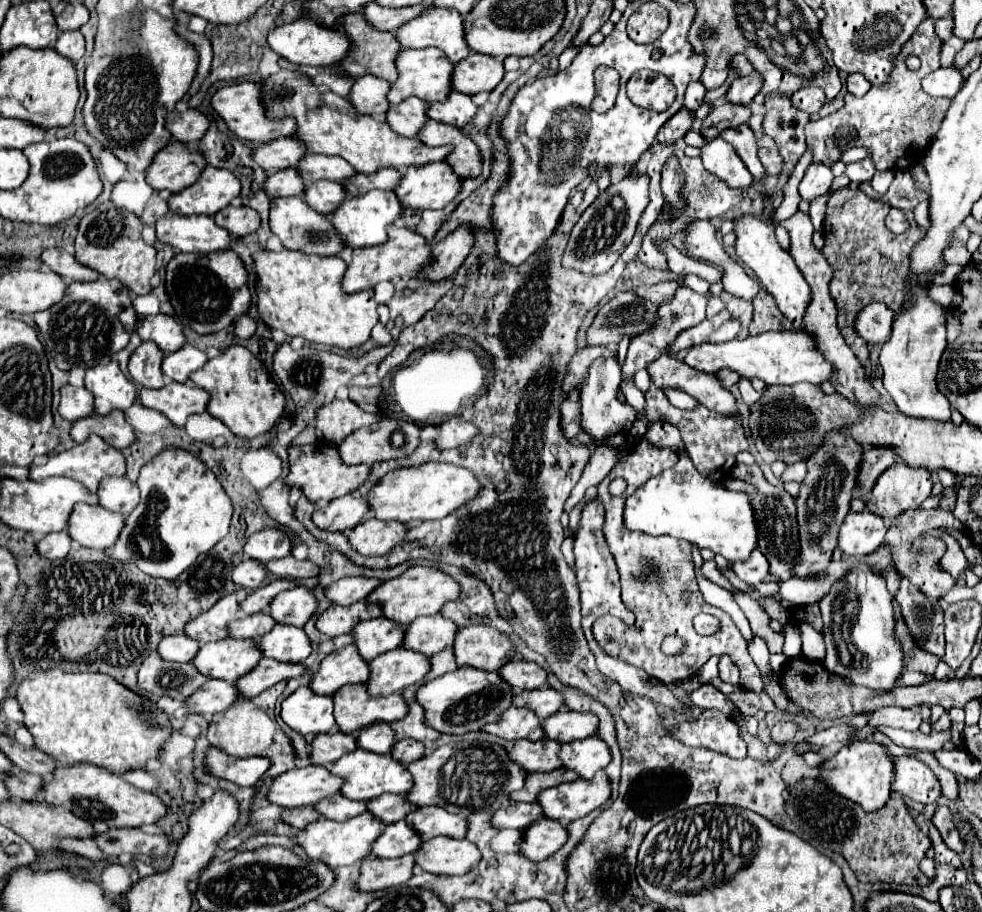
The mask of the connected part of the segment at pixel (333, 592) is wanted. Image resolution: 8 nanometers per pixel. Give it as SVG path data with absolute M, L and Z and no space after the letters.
M363 576L343 578L343 580L337 580L335 584L327 586L325 588L325 596L333 604L351 606L353 602L359 602L367 594L371 594L379 584L381 584L381 580L377 580L377 578L363 578Z

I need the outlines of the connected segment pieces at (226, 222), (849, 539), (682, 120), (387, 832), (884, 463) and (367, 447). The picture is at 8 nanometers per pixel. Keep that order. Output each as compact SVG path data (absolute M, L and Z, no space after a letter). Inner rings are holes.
M227 206L215 214L215 222L221 228L227 228L227 232L231 232L233 238L239 238L259 228L259 214L253 208Z
M851 512L839 528L839 550L853 558L863 558L883 546L885 520L871 512Z
M681 108L675 116L671 116L671 120L667 120L667 124L663 124L663 128L659 130L657 142L675 144L677 140L681 140L685 136L685 132L691 128L691 124L693 124L693 114L687 112L685 108Z
M405 820L385 826L381 836L371 844L371 854L377 858L399 858L403 854L413 854L419 850L421 838L411 830Z
M867 448L863 452L863 464L859 464L859 490L855 496L867 500L875 480L895 462L897 456L889 448Z
M383 418L367 428L359 428L343 440L337 450L345 464L373 464L379 460L393 460L411 454L419 446L421 428L413 422ZM393 432L403 434L403 444L393 446Z

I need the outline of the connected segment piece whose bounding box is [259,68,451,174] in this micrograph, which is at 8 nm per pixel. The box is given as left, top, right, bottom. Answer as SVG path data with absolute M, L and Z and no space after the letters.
M281 68L277 74L265 76L259 80L265 116L269 120L281 120L283 116L291 116L297 122L295 138L307 144L307 152L341 156L347 160L355 172L371 174L377 168L403 168L403 166L421 166L437 160L445 160L451 152L451 146L429 148L417 138L403 138L375 116L359 116L355 108L335 92L325 86L317 86L299 70Z

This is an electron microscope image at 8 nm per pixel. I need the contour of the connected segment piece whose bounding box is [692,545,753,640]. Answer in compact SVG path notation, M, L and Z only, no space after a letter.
M695 545L692 546L692 556L693 560L695 560L695 570L697 570L697 582L699 582L699 588L701 588L701 592L703 592L705 602L709 602L711 606L717 606L717 608L725 610L725 612L733 618L733 622L737 624L737 628L741 630L741 634L743 634L747 640L751 640L751 634L753 634L753 632L751 632L751 628L749 628L749 622L747 622L743 610L741 610L739 604L735 602L733 594L727 592L727 590L723 590L723 588L719 588L719 586L715 586L713 582L709 582L709 580L703 578L703 574L701 574L703 558L700 555L699 548Z

